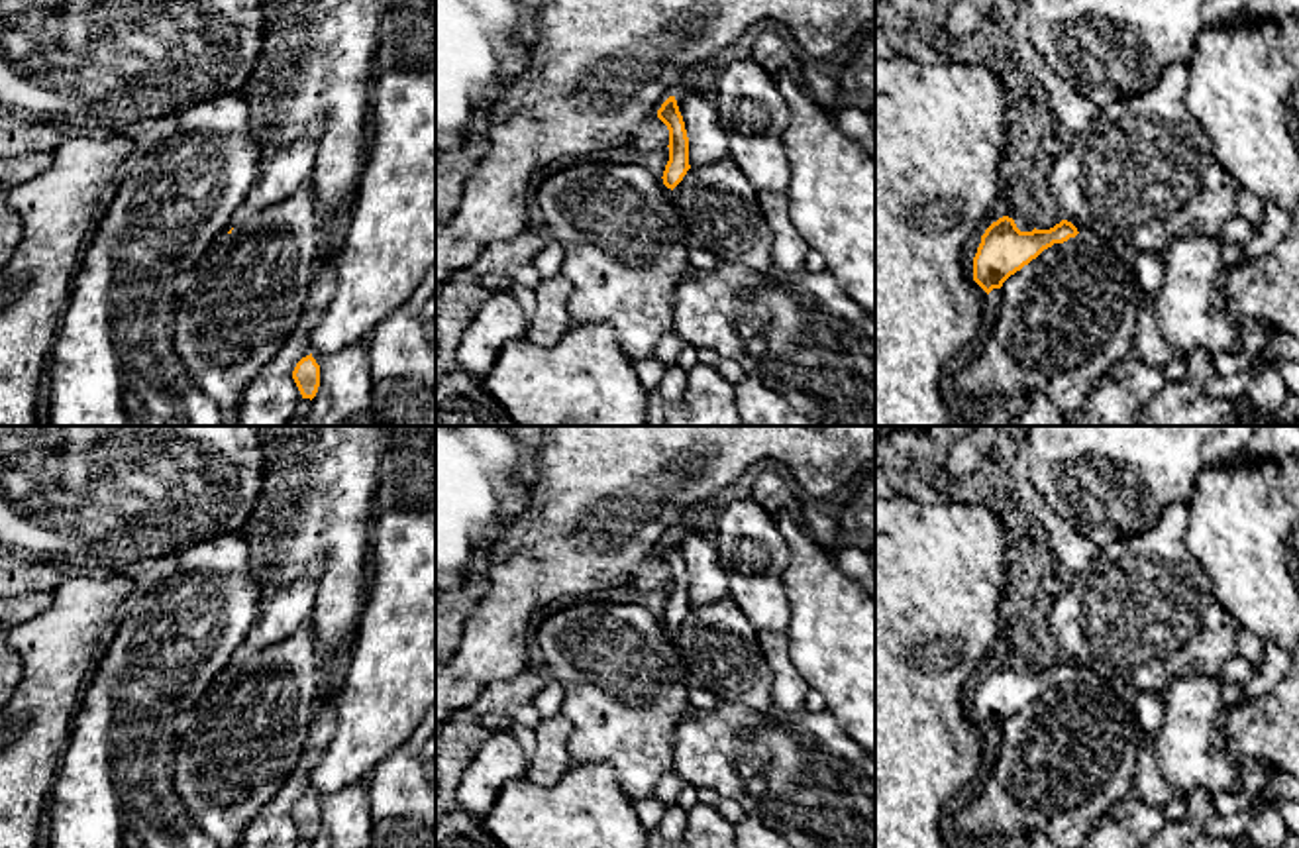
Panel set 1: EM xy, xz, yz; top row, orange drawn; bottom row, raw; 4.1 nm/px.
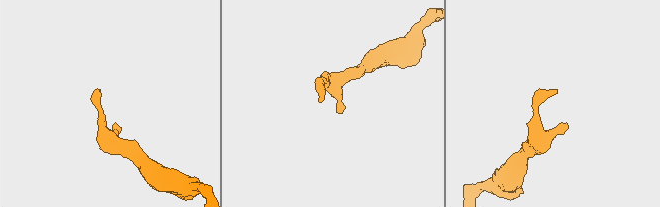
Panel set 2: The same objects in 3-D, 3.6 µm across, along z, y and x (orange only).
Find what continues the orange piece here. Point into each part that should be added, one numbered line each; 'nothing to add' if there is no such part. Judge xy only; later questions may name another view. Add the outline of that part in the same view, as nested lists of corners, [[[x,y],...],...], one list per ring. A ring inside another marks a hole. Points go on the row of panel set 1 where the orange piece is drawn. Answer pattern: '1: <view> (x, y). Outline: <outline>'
nothing to add

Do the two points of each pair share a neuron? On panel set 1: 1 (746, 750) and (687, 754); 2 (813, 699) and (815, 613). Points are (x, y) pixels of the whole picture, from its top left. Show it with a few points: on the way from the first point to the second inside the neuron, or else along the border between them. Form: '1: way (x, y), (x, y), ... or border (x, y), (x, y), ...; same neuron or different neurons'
1: way (732, 750), (701, 754); same neuron
2: border (811, 688), (823, 697), (827, 707); different neurons

